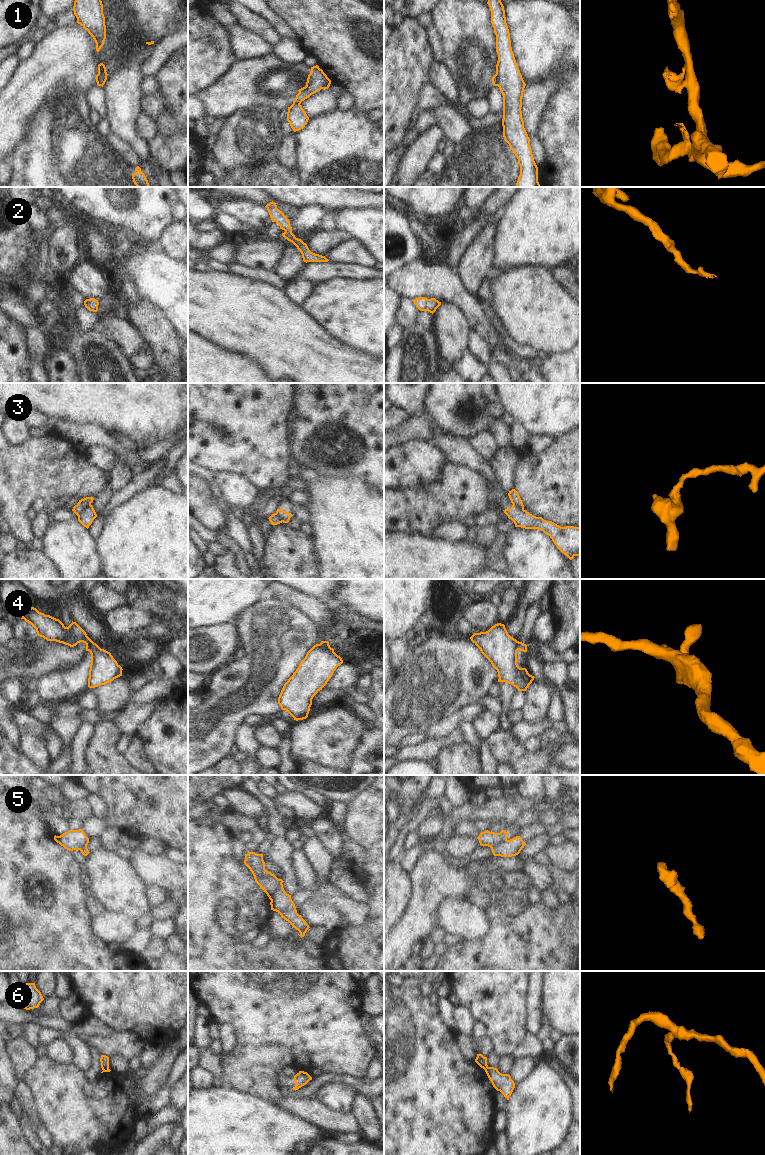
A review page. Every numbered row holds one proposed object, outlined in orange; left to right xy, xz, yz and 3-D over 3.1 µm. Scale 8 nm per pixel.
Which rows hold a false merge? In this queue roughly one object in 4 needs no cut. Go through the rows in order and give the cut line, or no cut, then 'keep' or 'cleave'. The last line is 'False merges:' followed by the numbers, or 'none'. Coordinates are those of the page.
1: xy (98, 73), (106, 75) | cleave
2: no cut | keep
3: xy (90, 504), (77, 515) | cleave
4: yz (518, 641), (517, 650) | cleave
5: xz (281, 883), (270, 899) | cleave
6: yz (487, 1066), (484, 1069) | cleave
False merges: 1, 3, 4, 5, 6

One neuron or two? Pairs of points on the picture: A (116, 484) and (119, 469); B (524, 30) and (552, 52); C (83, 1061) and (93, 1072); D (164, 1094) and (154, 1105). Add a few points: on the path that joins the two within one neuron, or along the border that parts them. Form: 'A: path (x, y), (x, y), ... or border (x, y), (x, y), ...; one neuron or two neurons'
A: path (117, 480), (119, 473); one neuron
B: path (531, 31), (545, 45); one neuron
C: border (92, 1049), (90, 1065), (83, 1072); two neurons
D: path (162, 1097), (157, 1102); one neuron

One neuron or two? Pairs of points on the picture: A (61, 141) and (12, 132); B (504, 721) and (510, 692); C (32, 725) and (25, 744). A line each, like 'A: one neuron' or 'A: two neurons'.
A: two neurons
B: one neuron
C: two neurons

